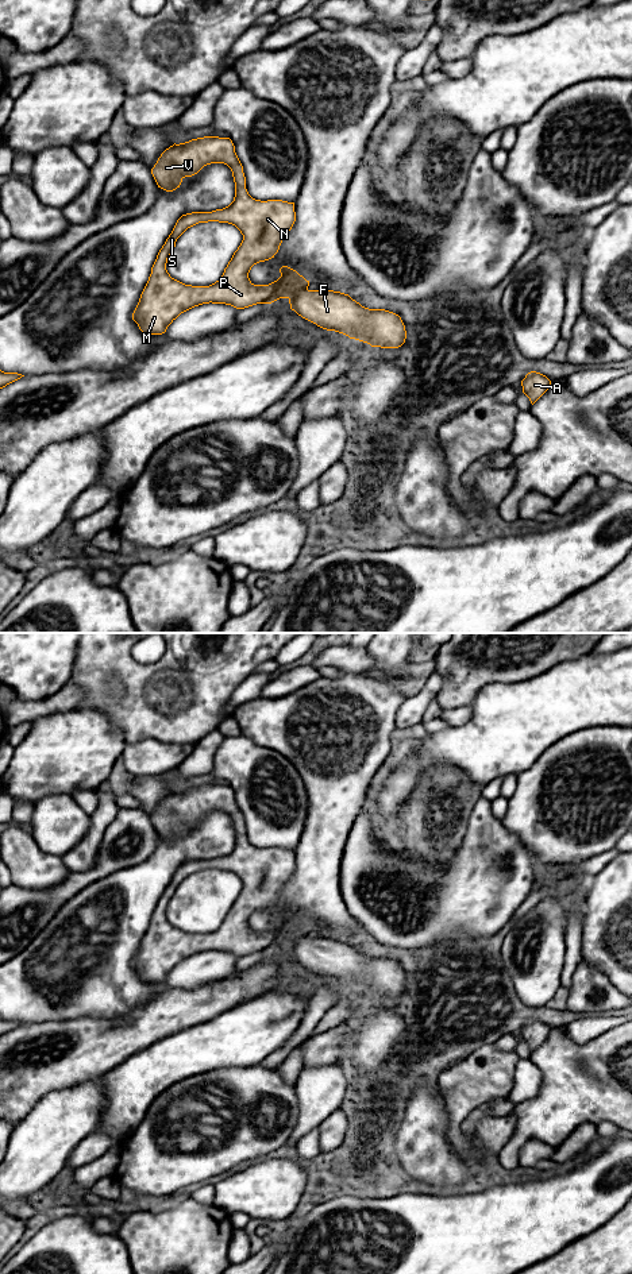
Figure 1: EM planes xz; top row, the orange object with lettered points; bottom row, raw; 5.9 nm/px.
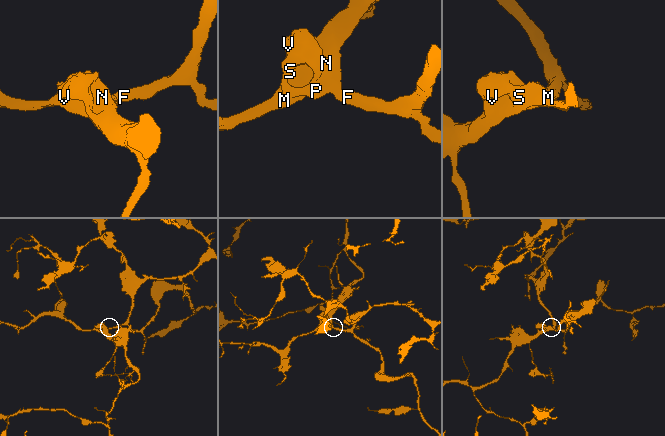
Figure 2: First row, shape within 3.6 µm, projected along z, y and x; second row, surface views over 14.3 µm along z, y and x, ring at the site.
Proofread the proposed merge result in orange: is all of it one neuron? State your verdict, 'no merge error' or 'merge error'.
no merge error

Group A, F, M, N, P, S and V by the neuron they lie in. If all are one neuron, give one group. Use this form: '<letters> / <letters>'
A F M N P S V

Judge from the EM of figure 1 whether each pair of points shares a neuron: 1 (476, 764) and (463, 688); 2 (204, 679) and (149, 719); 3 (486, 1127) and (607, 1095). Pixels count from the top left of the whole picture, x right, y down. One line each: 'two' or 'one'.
1: two
2: one
3: two

